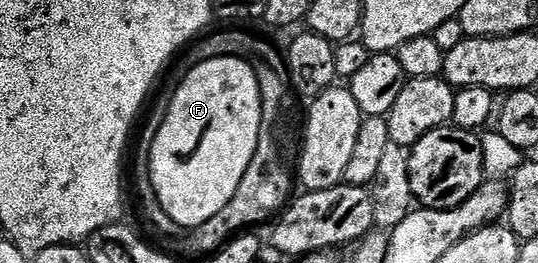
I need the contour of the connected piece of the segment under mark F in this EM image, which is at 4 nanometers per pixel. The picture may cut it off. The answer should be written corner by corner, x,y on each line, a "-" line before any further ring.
216,57
210,61
199,63
184,75
186,77
182,79
181,86
174,91
173,98
169,101
169,110
166,111
165,118
162,119
161,126
158,127
157,134
154,135
153,142
149,145
147,180
153,184
153,193
157,196
157,201
163,207
166,215
173,221
174,226
181,228
182,225
182,230
188,231
197,225
207,223
207,219
211,219
211,215
219,215
219,211
223,211
223,207
227,207
227,203
233,198
235,191
242,188
243,182
241,180
244,179
249,164
254,164
255,161
255,147
258,144
261,114
263,112
263,106
261,106
263,92
257,83
255,71
242,57

